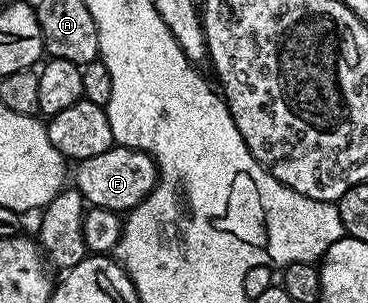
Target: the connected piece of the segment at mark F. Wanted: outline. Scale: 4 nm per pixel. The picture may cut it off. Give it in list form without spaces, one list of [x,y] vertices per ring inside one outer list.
[[[114,145],[107,153],[87,157],[76,164],[72,182],[89,207],[98,207],[118,213],[129,213],[140,208],[159,183],[157,162],[145,151],[134,147]]]

